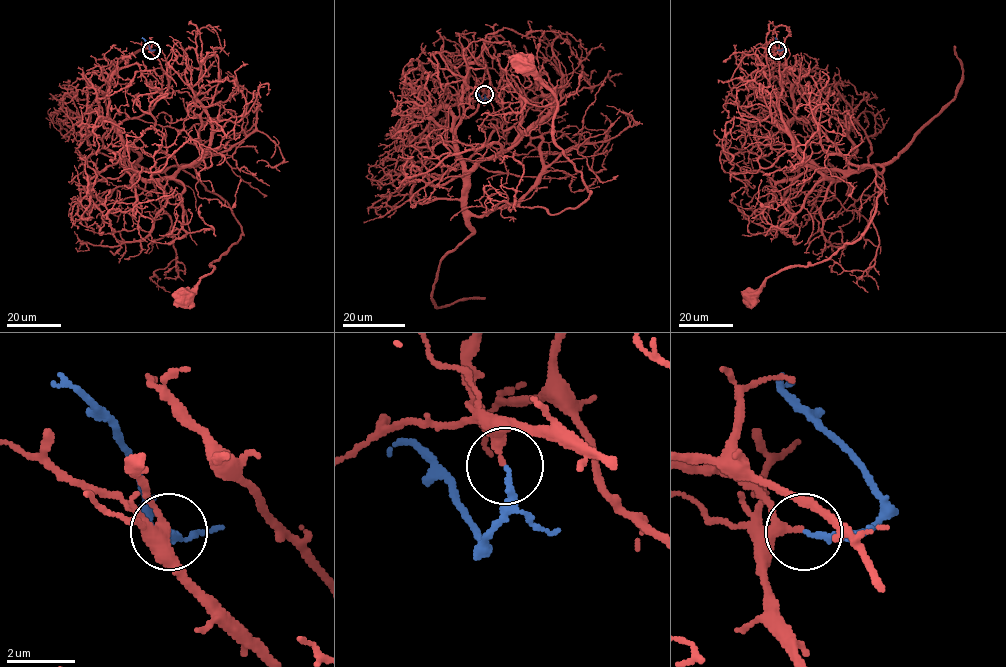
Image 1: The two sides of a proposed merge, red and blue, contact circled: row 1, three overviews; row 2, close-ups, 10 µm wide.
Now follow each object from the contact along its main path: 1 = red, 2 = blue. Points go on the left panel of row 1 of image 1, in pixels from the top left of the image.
1: (151, 50), (167, 91), (103, 144), (132, 170), (180, 166), (227, 203), (241, 229), (184, 296)
2: (151, 50), (141, 38)

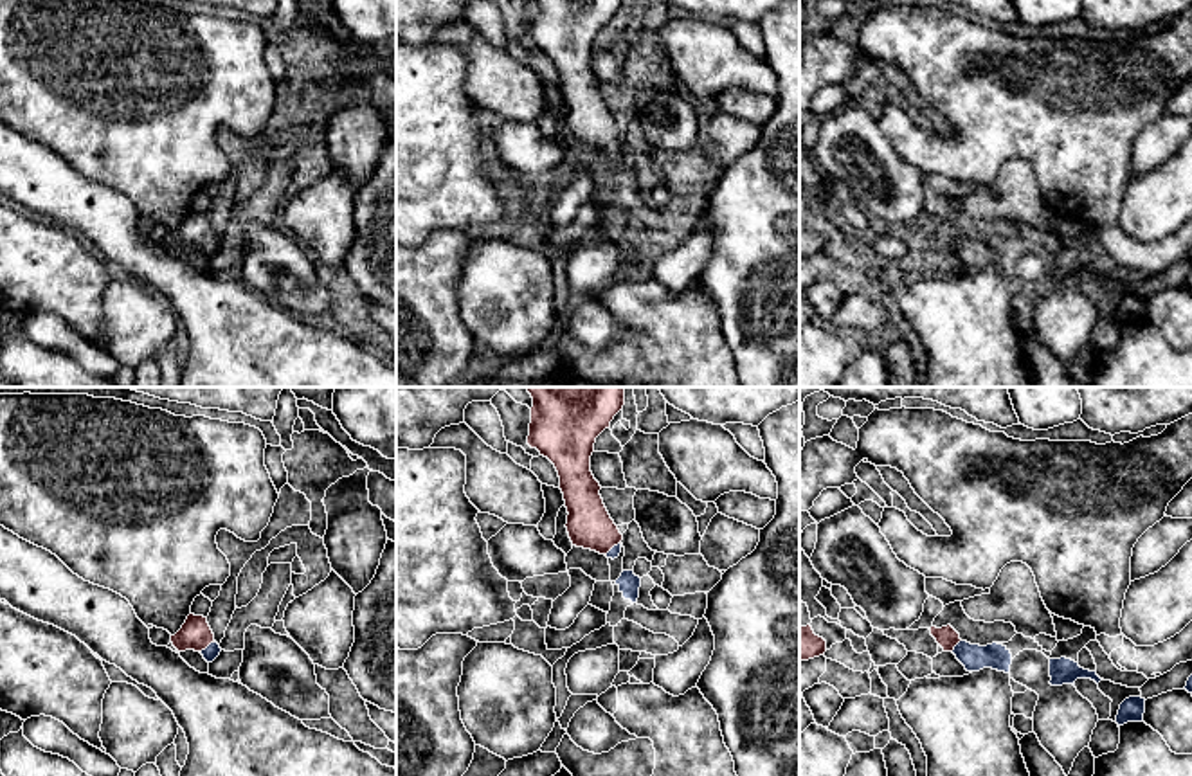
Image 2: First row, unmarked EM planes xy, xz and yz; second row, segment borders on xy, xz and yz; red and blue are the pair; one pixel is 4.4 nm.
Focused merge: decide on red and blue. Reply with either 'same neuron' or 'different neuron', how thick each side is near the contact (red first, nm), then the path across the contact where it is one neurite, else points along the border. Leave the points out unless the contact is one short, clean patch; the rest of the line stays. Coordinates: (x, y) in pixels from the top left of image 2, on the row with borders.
same neuron; 140 nm thick on the red side, 70 nm on the other; runs through xy (195, 634), (207, 645), (211, 652)

